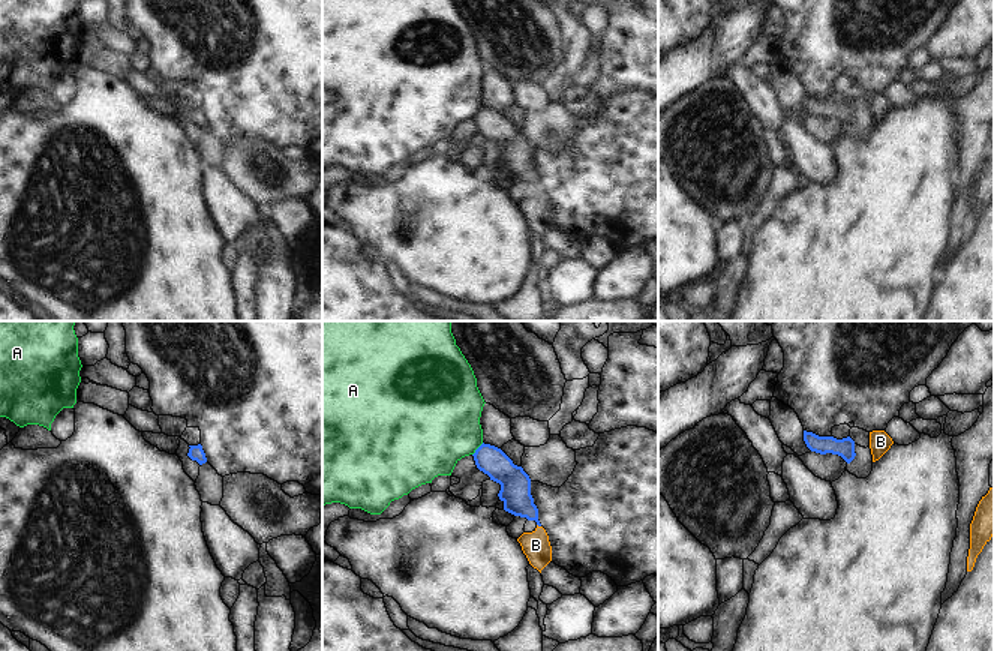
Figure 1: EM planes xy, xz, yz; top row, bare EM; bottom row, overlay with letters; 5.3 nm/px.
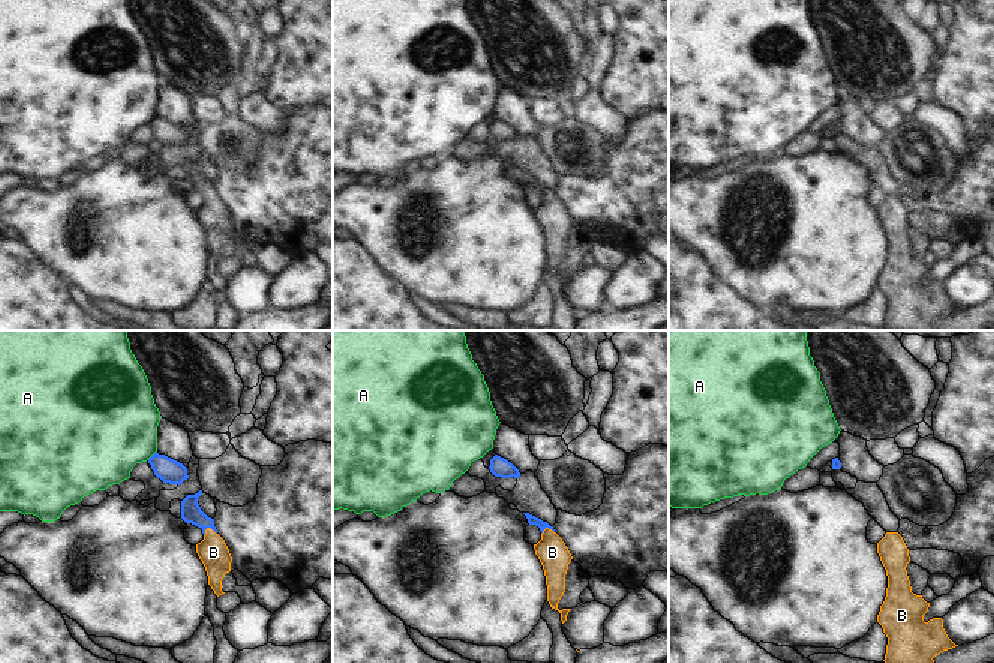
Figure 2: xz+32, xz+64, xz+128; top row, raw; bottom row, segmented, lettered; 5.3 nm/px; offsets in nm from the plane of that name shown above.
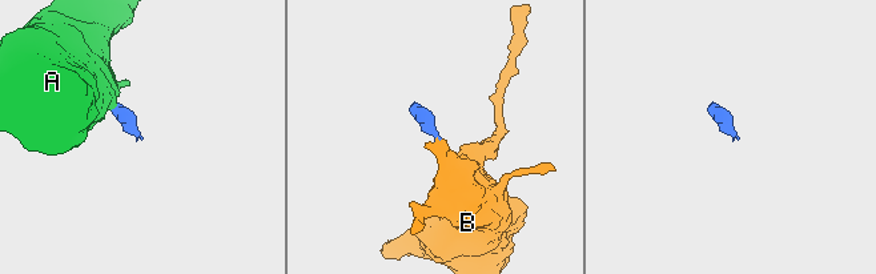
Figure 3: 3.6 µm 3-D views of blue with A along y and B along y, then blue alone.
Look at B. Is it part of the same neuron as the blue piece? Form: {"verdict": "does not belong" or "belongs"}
{"verdict": "belongs"}

